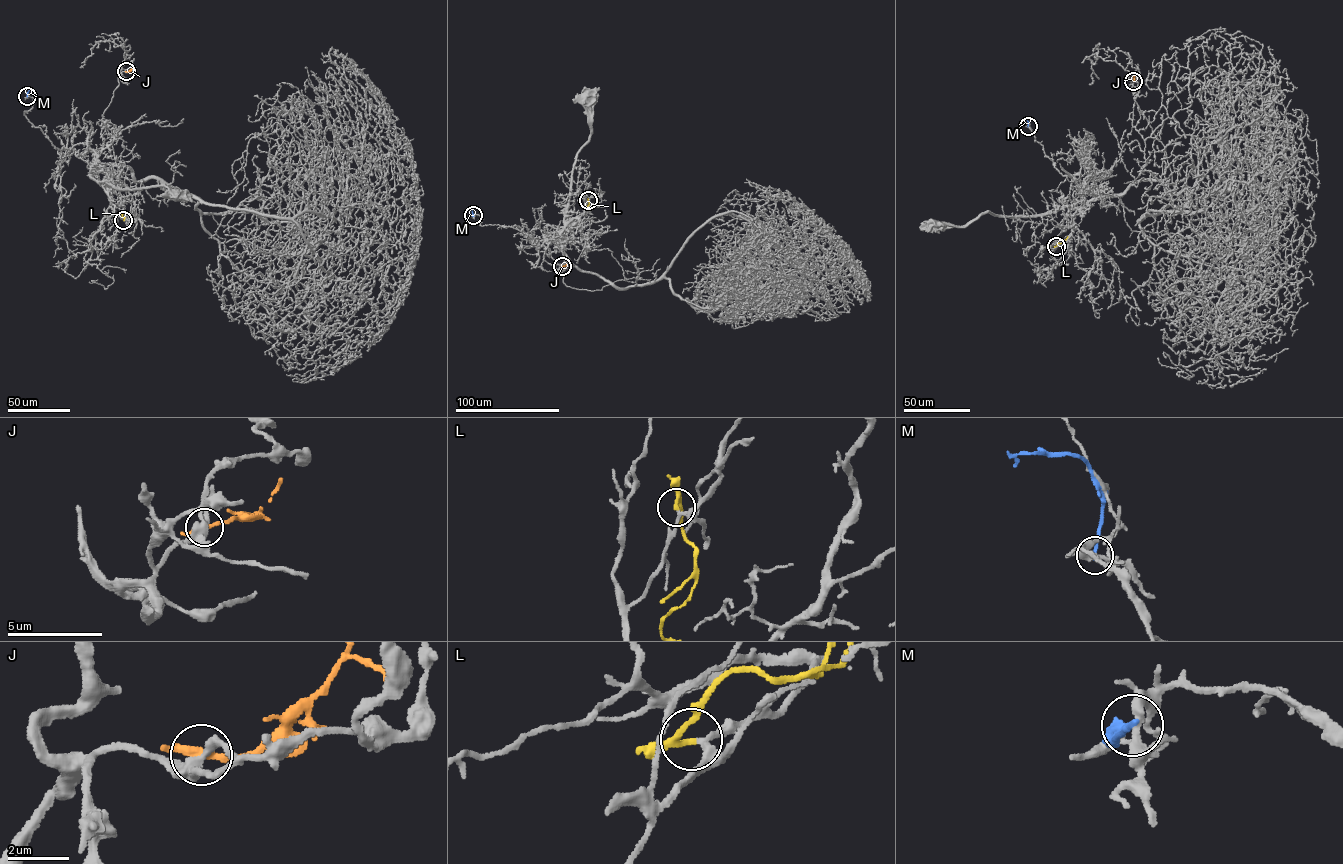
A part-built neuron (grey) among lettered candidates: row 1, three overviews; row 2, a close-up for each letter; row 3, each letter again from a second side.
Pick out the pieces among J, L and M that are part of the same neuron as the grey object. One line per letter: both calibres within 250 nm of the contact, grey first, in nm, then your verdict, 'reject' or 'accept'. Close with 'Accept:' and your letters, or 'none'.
J: 340/260 nm | reject
L: 180/160 nm | accept
M: 240/190 nm | reject
Accept: L

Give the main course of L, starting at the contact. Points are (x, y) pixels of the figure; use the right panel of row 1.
L: (1056, 246), (1068, 236)

